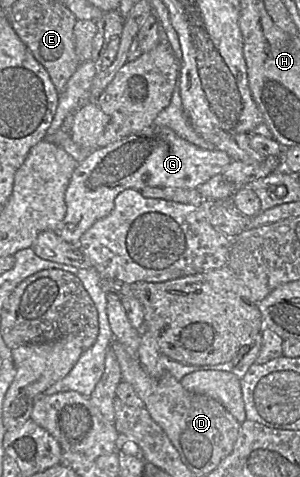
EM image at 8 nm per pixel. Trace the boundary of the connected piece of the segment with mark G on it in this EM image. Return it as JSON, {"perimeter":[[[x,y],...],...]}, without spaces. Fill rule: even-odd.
{"perimeter":[[[150,125],[140,132],[126,136],[107,146],[95,148],[80,162],[72,173],[65,192],[66,215],[56,231],[65,241],[77,244],[80,237],[99,219],[114,208],[116,196],[125,189],[141,190],[145,187],[197,188],[213,176],[222,173],[232,162],[230,156],[217,149],[204,149],[178,136],[172,129]]]}

